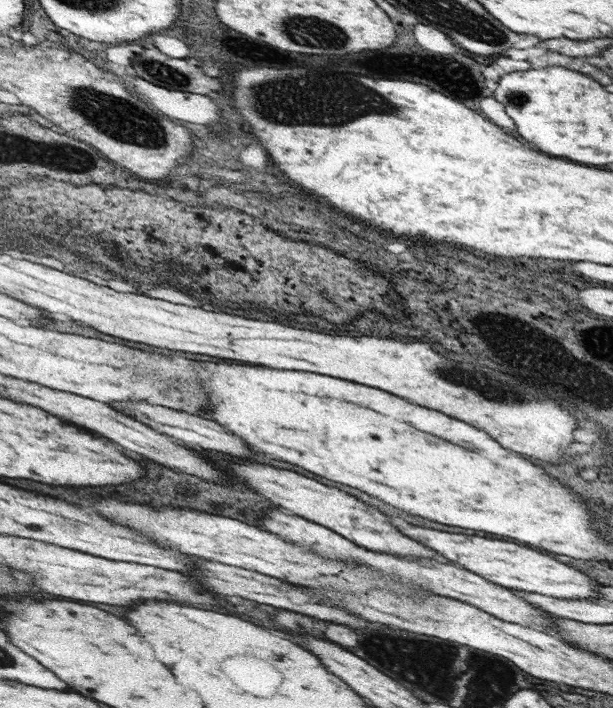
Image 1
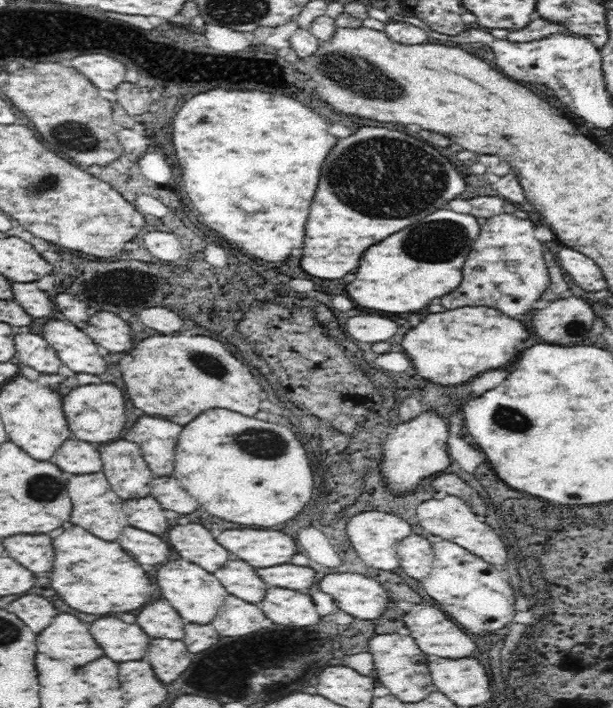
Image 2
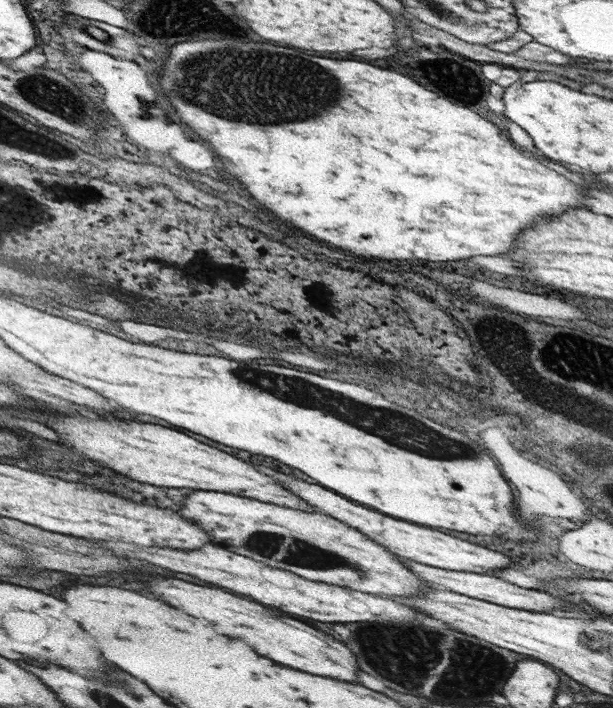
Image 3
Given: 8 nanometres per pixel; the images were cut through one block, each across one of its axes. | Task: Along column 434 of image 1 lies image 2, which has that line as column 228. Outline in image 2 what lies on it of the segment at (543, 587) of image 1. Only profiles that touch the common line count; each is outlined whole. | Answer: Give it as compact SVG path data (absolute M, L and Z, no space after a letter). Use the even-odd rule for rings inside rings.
M224 530L216 534L216 542L236 560L244 560L254 568L290 564L292 556L298 554L298 542L276 530Z

